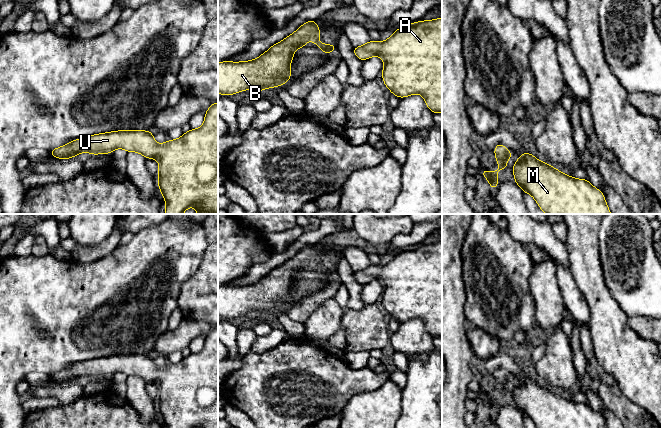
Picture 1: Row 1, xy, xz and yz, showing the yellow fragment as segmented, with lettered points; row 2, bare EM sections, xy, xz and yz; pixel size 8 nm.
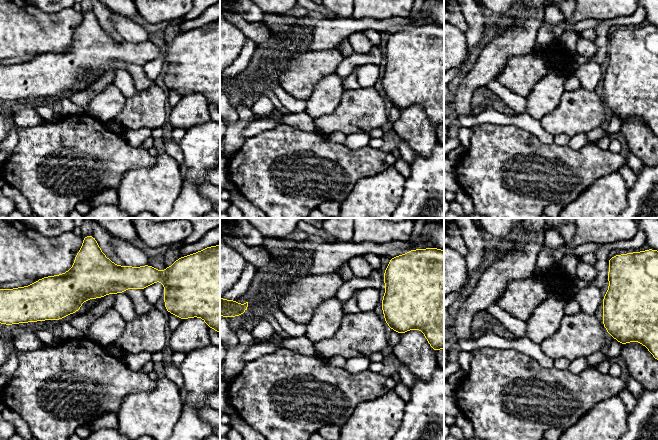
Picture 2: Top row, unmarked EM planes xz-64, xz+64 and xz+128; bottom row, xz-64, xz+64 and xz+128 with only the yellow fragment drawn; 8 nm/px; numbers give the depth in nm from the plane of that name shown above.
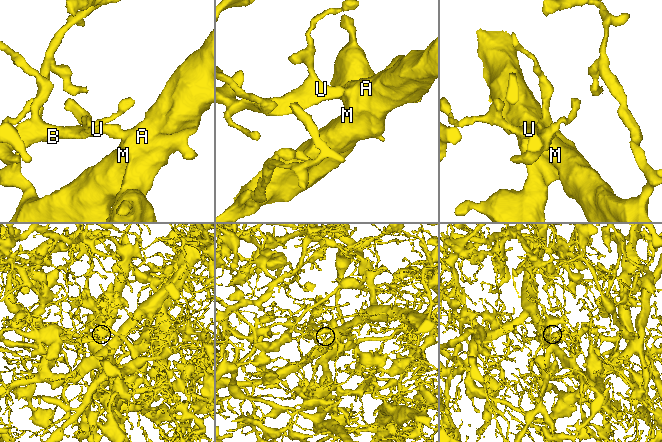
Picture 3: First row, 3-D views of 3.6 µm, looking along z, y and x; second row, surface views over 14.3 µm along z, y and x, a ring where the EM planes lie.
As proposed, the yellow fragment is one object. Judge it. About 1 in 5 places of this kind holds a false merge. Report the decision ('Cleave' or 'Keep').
Keep

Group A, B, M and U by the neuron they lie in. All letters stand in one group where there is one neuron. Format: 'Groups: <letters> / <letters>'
Groups: A B M U

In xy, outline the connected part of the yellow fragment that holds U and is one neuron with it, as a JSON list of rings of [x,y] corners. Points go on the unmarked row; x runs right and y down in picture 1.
[[[213,326],[205,335],[200,352],[190,353],[180,362],[169,363],[160,369],[154,364],[153,355],[118,354],[72,364],[49,376],[54,382],[70,383],[84,376],[91,379],[111,378],[117,372],[158,385],[157,406],[166,428],[218,428],[218,326]]]

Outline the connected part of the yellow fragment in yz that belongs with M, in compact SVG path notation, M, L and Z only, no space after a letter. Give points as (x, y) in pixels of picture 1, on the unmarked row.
M523 376L518 382L519 385L513 389L514 406L524 417L530 418L536 424L537 428L607 428L602 415L595 412L588 403L577 403L568 400L545 385L540 386L531 377Z

